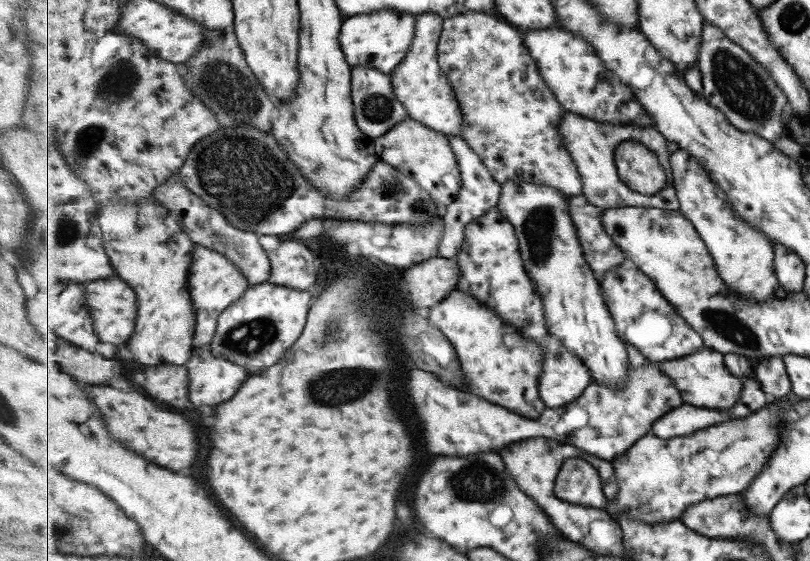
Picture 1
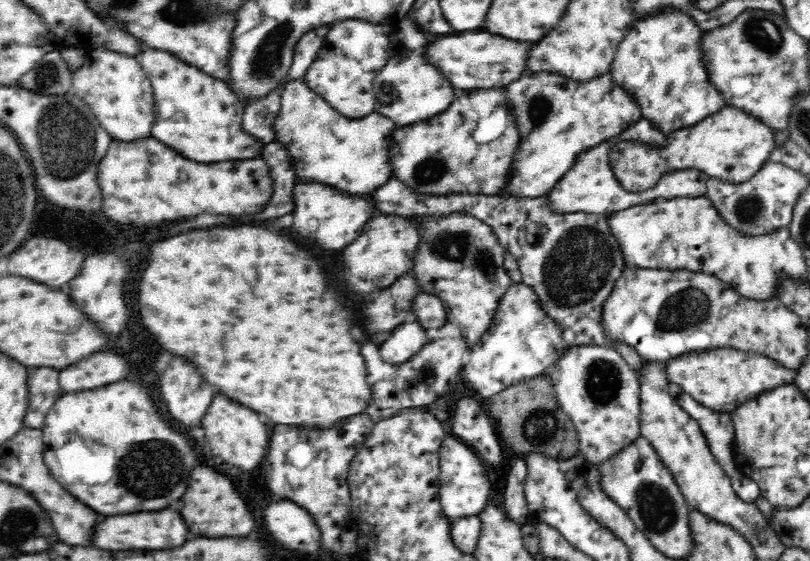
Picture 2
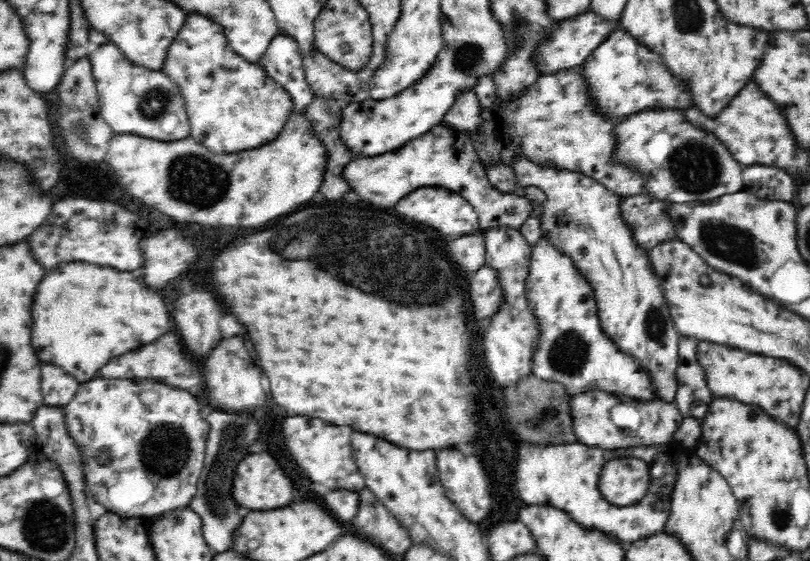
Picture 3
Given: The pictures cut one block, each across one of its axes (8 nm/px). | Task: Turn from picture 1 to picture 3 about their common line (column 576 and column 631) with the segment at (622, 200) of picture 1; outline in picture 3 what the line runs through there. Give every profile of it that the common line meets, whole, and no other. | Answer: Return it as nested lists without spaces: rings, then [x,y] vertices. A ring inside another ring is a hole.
[[[652,107],[626,115],[614,128],[618,137],[617,156],[622,163],[638,167],[646,173],[646,193],[673,203],[706,202],[726,194],[734,194],[742,188],[743,165],[730,153],[718,135],[694,125],[686,119],[684,109],[678,107]]]

